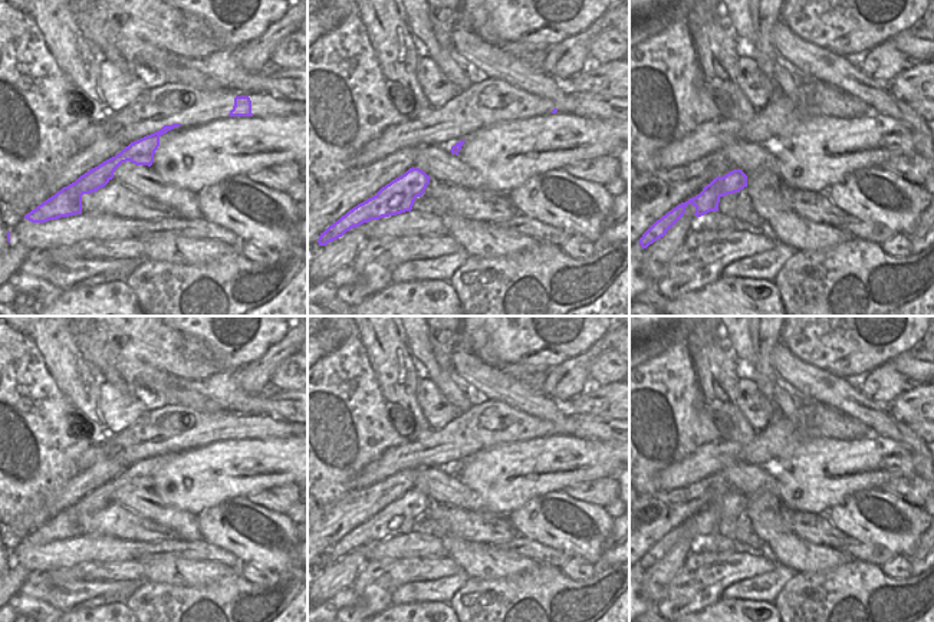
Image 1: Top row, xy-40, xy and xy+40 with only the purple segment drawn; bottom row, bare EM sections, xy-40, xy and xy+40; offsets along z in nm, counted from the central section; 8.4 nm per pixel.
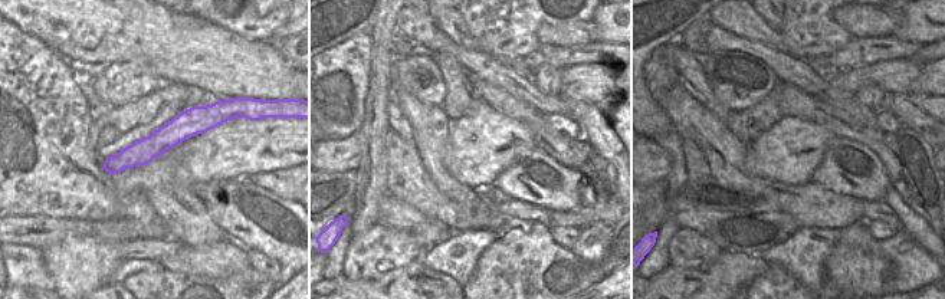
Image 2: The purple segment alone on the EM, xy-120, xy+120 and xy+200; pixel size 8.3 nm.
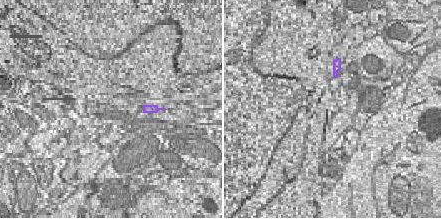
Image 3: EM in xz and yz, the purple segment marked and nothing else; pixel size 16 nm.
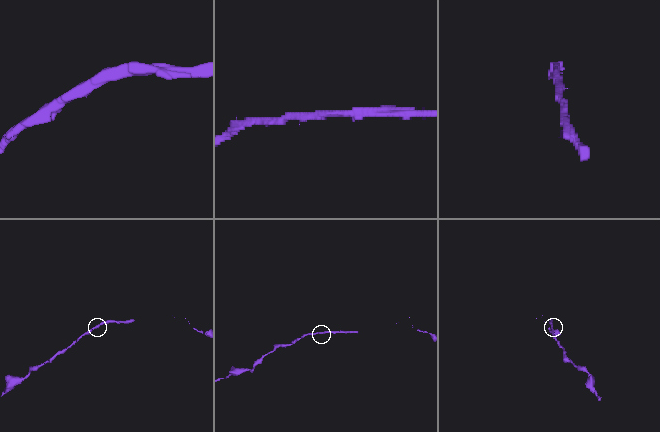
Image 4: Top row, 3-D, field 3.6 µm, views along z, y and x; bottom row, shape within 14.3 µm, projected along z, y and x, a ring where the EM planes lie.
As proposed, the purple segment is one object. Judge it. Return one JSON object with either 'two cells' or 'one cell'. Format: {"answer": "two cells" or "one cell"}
{"answer": "one cell"}

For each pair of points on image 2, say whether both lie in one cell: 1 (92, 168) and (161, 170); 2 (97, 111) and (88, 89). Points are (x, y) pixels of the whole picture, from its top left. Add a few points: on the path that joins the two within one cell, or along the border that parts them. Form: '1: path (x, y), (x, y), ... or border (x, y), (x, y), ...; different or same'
1: path (110, 180), (144, 178); same
2: path (97, 105), (91, 95); same

